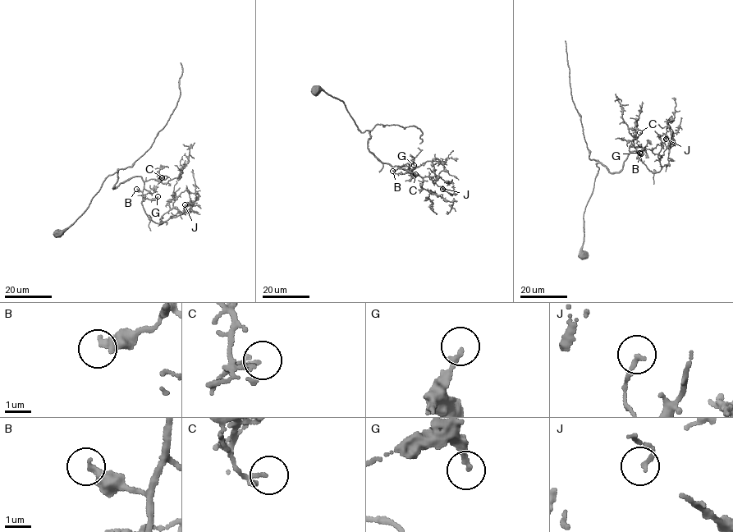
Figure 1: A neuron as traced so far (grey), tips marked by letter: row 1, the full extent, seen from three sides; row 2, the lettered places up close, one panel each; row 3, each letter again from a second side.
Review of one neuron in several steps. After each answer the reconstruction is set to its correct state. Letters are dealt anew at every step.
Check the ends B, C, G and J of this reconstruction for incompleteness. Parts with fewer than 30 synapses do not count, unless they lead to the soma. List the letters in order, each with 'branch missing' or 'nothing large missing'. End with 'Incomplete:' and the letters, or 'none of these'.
B: nothing large missing
C: nothing large missing
G: nothing large missing
J: nothing large missing
Incomplete: none of these

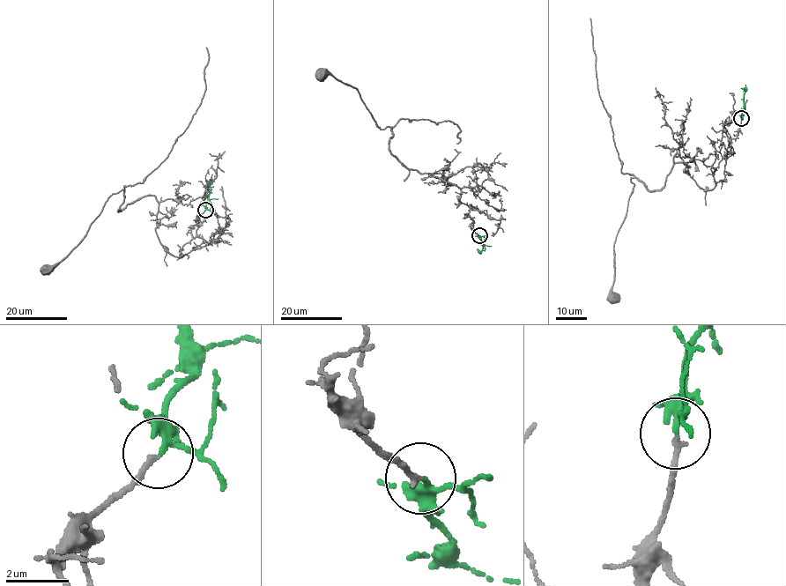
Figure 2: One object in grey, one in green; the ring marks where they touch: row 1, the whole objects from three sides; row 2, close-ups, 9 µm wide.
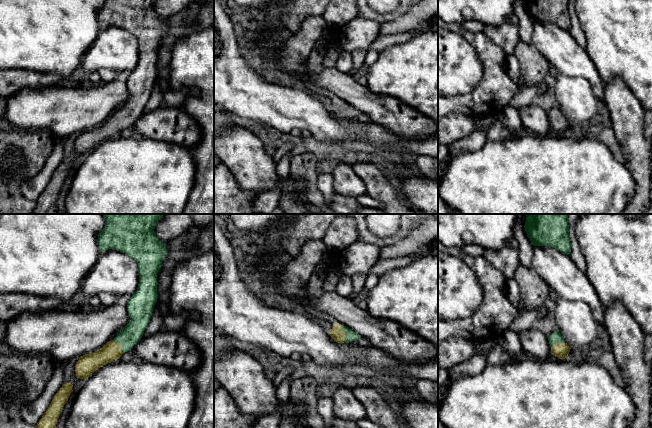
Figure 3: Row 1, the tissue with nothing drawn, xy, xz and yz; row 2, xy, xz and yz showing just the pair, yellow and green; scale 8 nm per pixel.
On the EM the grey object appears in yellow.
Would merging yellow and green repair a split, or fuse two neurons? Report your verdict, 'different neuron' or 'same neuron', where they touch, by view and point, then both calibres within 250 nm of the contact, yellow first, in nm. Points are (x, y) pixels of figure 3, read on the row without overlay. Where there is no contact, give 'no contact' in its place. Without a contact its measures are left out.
same neuron; meets yellow in xy at (121, 120); 150 nm thick on the yellow side, 160 nm on the other

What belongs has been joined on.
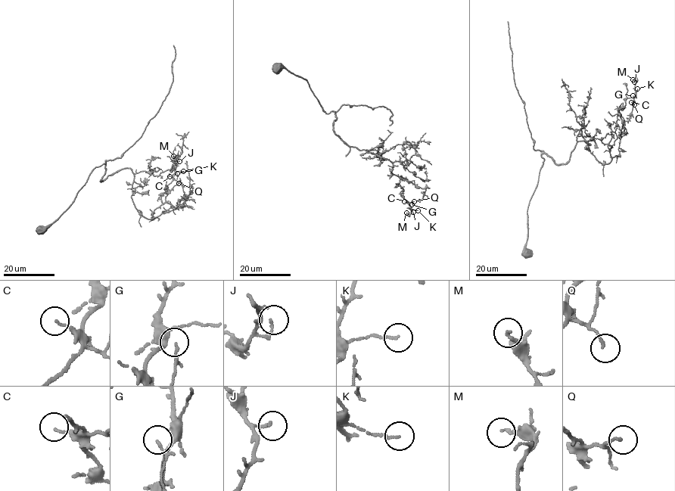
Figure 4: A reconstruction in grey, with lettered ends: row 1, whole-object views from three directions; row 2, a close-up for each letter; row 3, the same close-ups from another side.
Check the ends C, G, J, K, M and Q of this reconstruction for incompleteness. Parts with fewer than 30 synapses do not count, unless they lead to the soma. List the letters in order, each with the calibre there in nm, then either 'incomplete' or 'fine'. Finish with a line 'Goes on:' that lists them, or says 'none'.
C: calibre 80 nm; fine
G: calibre 60 nm; fine
J: calibre 120 nm; fine
K: calibre 90 nm; fine
M: calibre 140 nm; fine
Q: calibre 100 nm; fine
Goes on: none

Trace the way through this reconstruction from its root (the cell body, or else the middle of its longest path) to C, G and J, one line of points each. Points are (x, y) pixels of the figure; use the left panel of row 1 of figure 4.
C: (40, 231), (102, 164), (101, 181), (130, 169), (131, 197), (147, 219), (163, 203), (169, 176)
G: (40, 231), (69, 206), (91, 171), (104, 163), (101, 181), (130, 169), (133, 203), (150, 219), (177, 173)
J: (40, 231), (104, 163), (101, 181), (130, 169), (134, 205), (154, 218), (179, 161)

